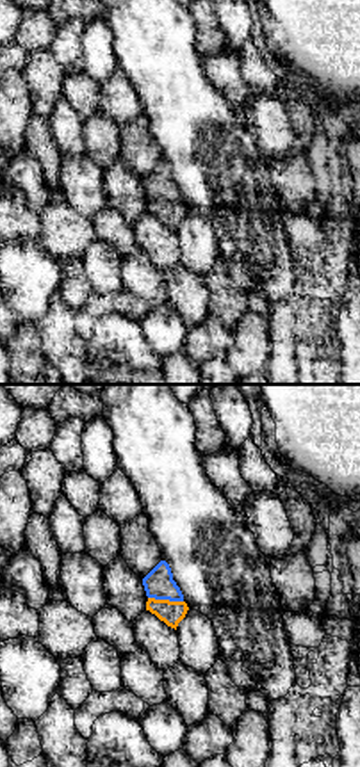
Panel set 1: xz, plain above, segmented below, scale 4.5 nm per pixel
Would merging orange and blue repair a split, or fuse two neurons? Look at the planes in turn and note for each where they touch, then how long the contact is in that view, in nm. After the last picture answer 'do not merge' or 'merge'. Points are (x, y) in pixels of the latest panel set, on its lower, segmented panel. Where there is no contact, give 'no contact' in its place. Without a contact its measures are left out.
meets orange at (166, 600); contact 160 nm long

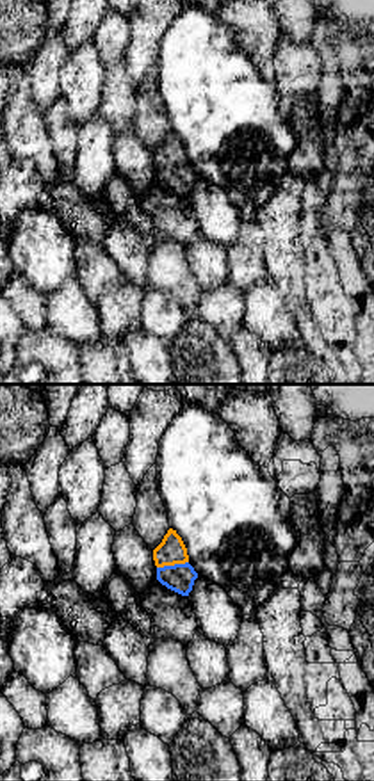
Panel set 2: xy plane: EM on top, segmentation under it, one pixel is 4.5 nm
meets orange at (171, 564); contact 150 nm long

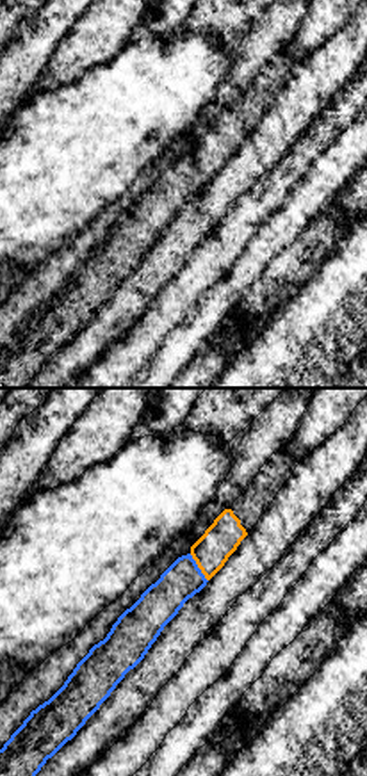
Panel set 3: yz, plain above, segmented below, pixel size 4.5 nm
meets orange at (198, 566); contact 150 nm long

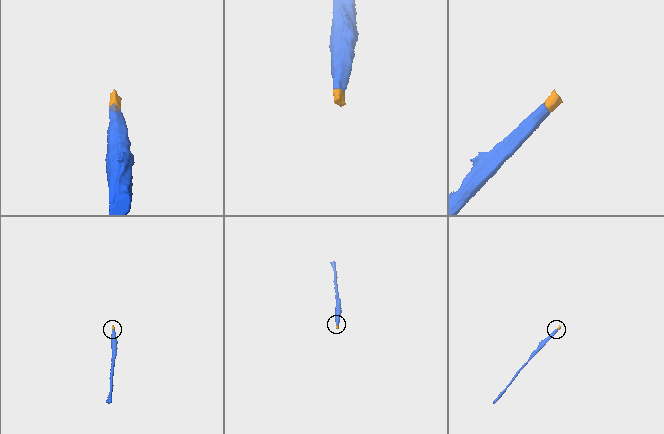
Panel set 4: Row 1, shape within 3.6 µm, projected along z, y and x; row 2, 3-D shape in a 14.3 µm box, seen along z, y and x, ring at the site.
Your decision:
merge

